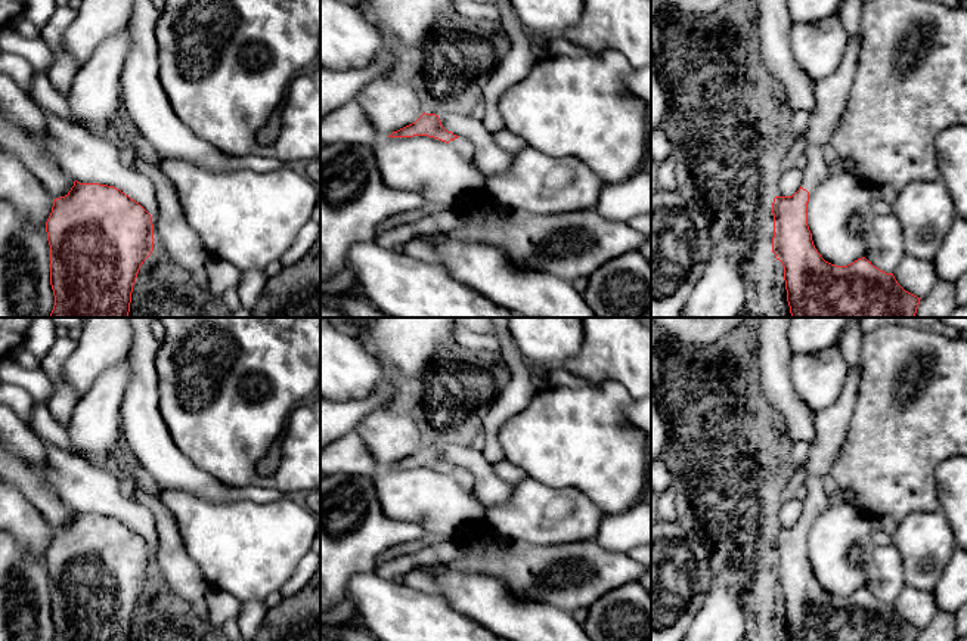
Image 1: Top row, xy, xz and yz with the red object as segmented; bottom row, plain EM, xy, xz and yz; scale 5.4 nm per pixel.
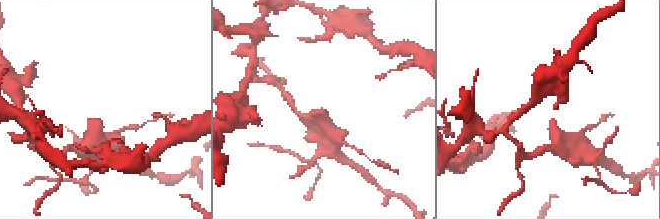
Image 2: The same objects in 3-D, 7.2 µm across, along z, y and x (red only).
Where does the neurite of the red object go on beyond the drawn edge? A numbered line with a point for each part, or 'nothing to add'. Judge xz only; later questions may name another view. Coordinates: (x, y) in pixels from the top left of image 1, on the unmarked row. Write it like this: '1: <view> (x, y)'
1: xz (462, 476)

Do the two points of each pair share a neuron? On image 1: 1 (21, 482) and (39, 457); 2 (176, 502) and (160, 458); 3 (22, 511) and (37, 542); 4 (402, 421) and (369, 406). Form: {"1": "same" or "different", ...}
{"1": "different", "2": "different", "3": "same", "4": "different"}

